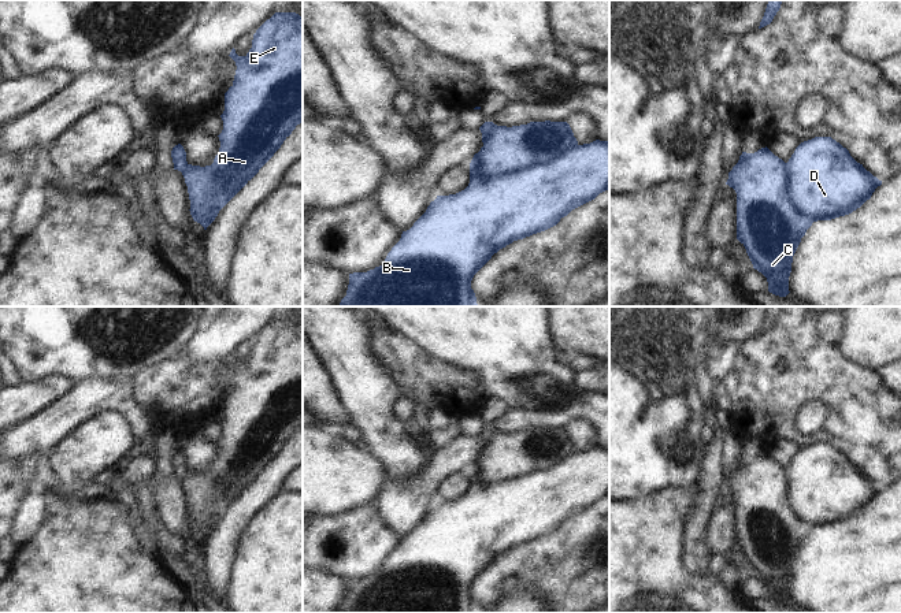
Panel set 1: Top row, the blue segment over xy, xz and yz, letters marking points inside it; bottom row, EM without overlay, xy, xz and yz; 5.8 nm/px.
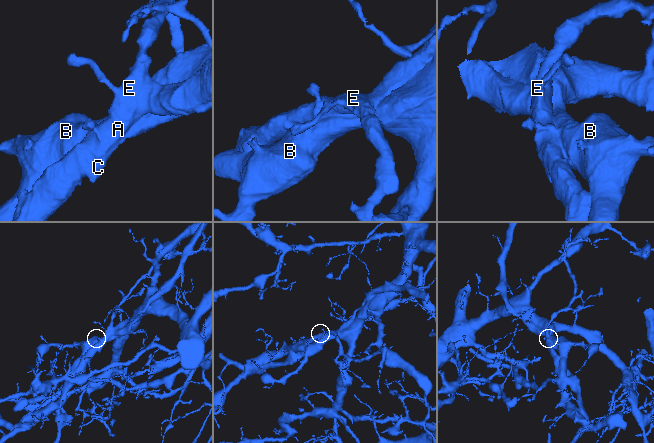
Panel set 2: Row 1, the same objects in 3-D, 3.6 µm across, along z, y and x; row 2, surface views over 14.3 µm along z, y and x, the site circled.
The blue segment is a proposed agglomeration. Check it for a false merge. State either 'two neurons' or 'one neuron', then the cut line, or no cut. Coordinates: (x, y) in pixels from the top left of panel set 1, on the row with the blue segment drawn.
two neurons | xz (577, 144), (549, 162), (503, 175), (481, 174)

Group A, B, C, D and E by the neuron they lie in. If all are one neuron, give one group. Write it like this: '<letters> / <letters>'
A C E / B D

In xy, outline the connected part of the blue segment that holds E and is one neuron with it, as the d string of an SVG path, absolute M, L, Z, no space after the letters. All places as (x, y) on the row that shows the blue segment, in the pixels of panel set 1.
M275 12L256 30L252 48L245 56L238 56L234 48L229 56L237 70L233 85L225 93L219 152L211 166L188 164L182 172L190 215L204 230L303 122L303 16Z

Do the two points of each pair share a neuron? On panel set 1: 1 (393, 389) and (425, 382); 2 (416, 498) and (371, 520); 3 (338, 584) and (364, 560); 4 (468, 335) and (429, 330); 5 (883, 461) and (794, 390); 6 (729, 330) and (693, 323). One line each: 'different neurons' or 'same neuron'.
1: different neurons
2: different neurons
3: different neurons
4: same neuron
5: same neuron
6: same neuron

